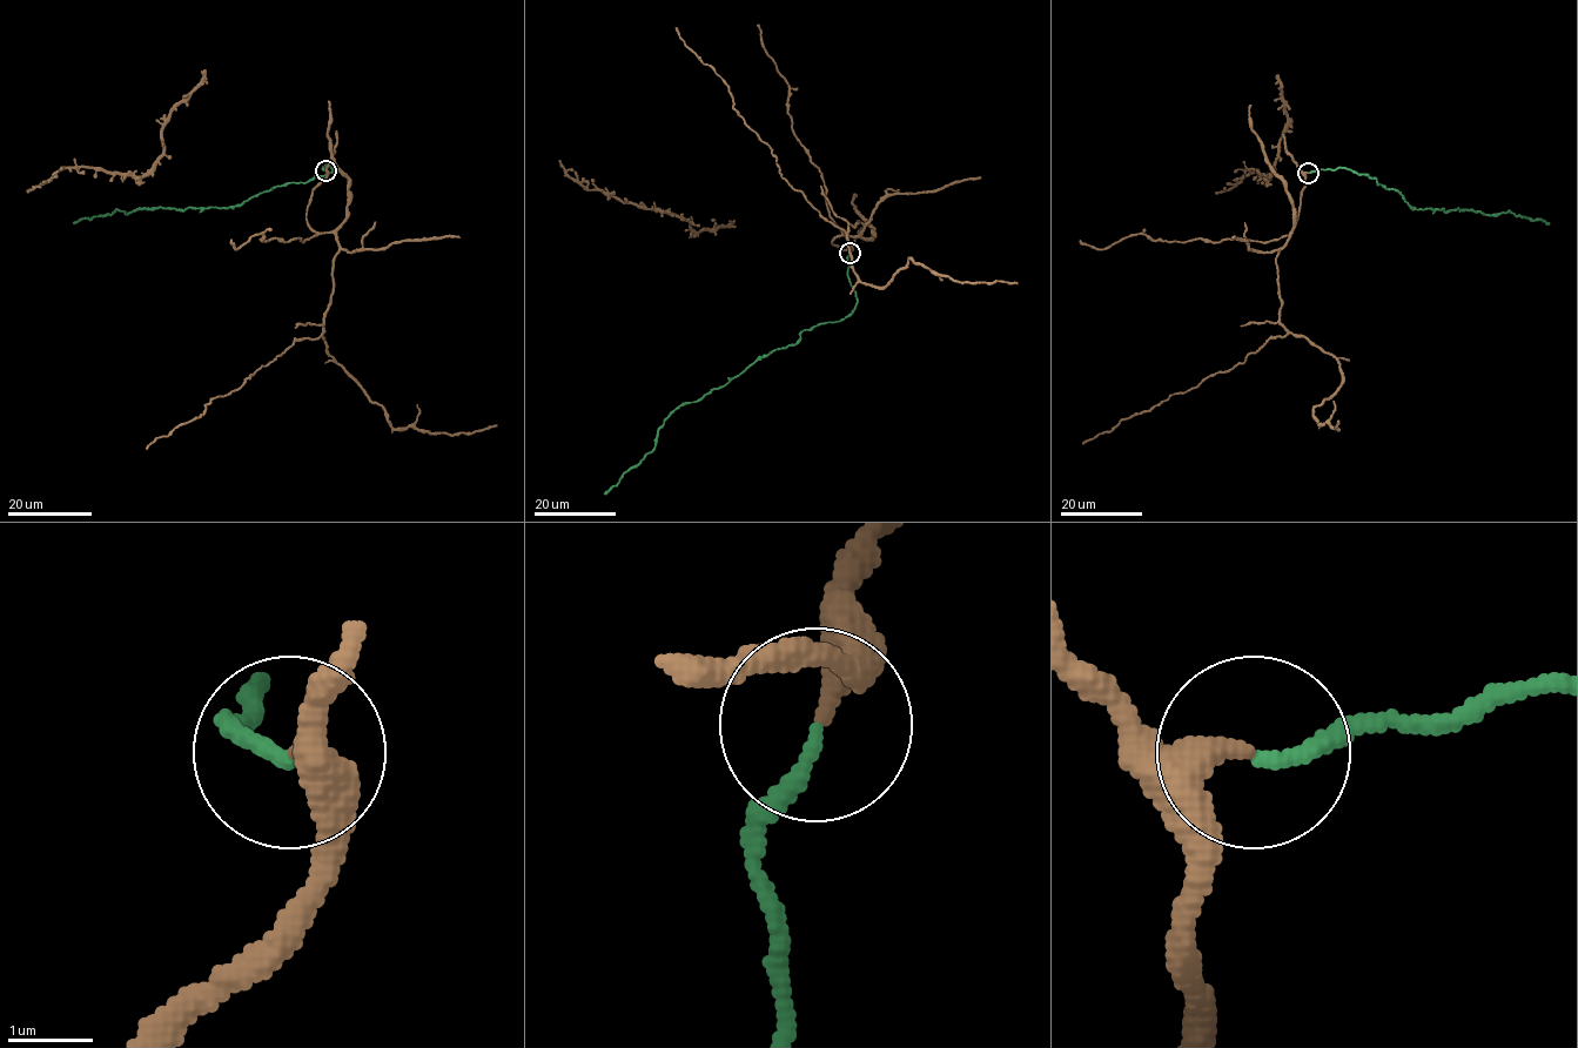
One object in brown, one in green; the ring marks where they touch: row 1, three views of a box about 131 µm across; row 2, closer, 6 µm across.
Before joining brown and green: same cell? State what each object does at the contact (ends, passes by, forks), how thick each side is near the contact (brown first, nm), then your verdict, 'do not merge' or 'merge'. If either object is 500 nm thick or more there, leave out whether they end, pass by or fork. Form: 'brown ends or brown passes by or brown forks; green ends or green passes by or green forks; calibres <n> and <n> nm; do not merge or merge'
brown ends; green ends; calibres 320 and 170 nm; merge

